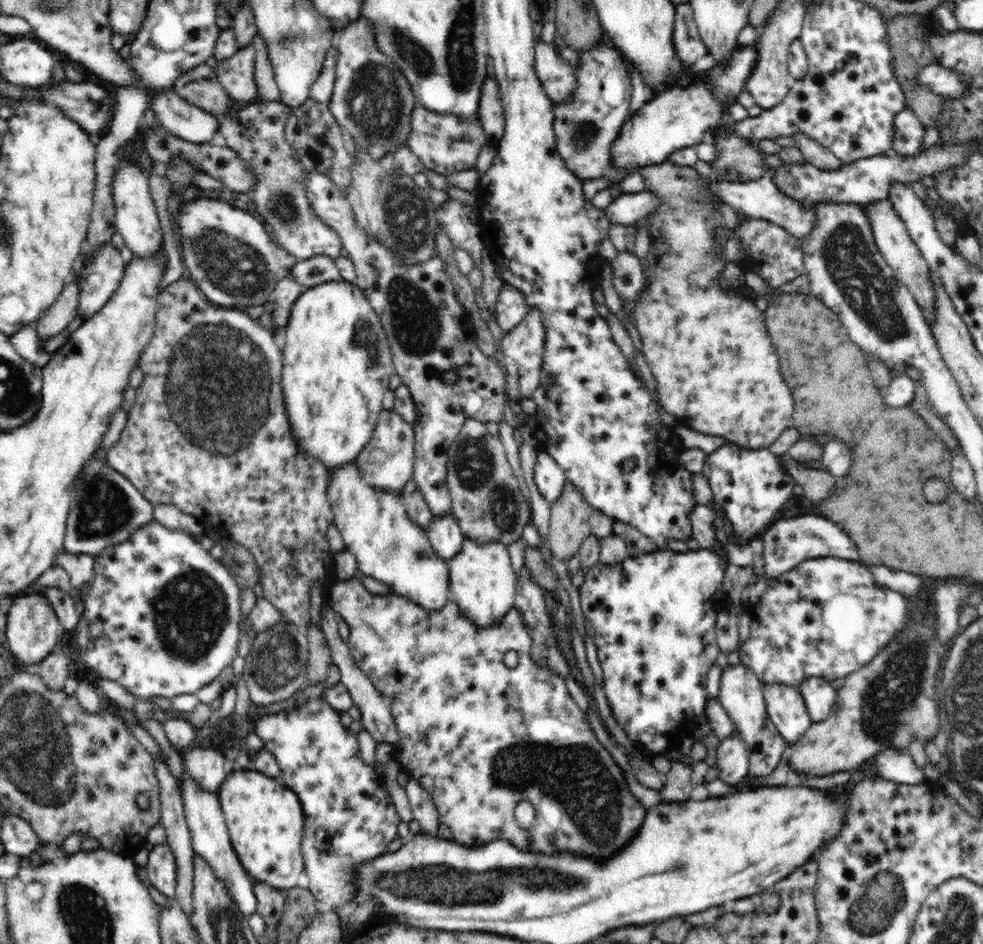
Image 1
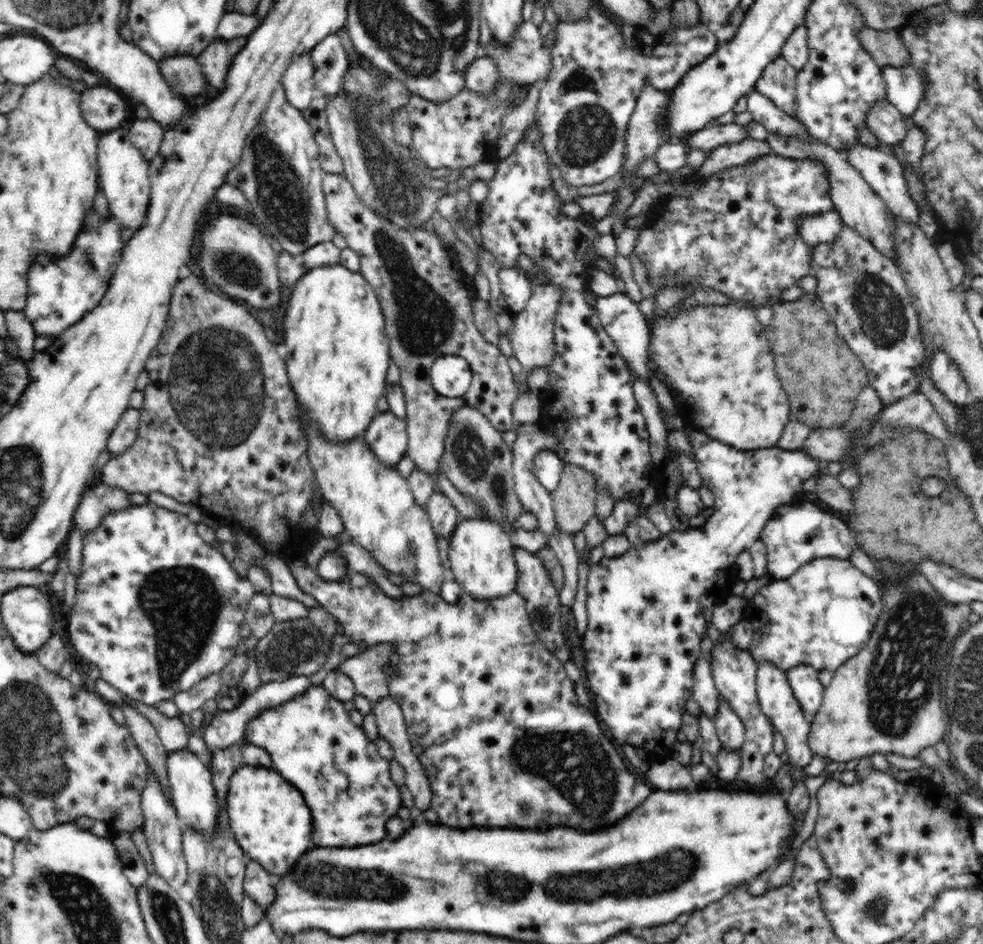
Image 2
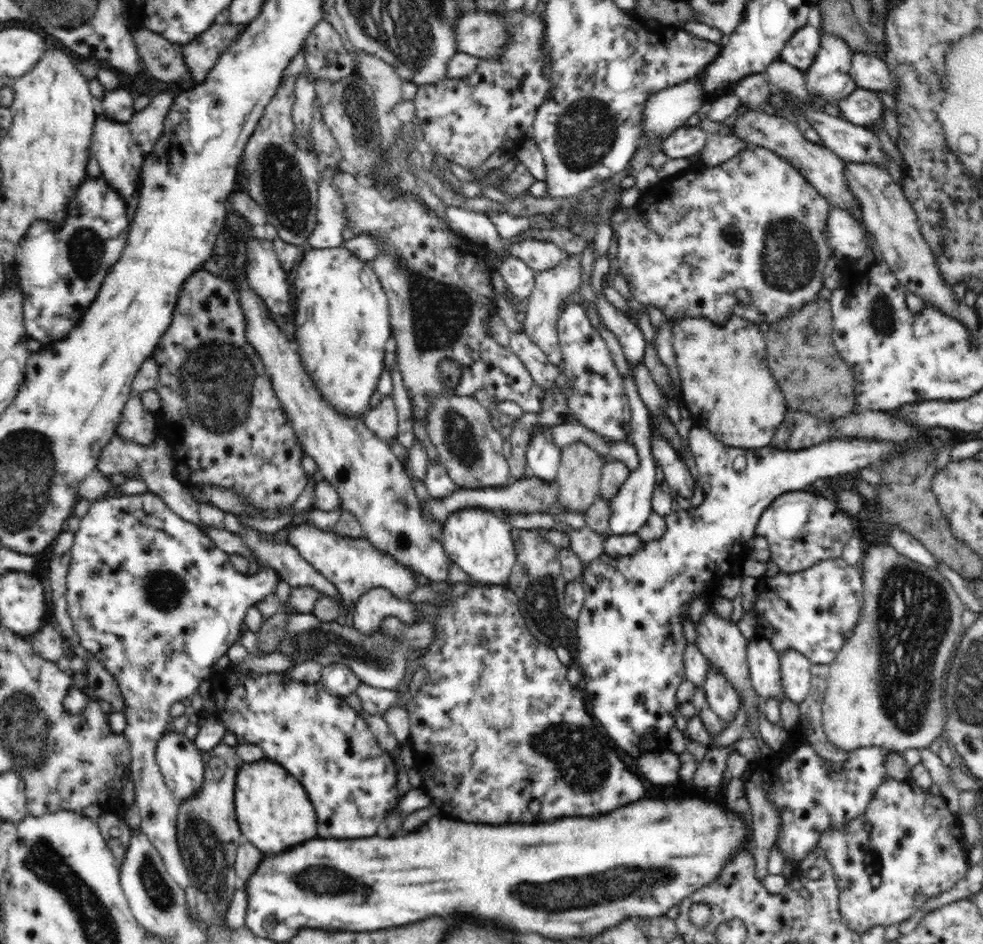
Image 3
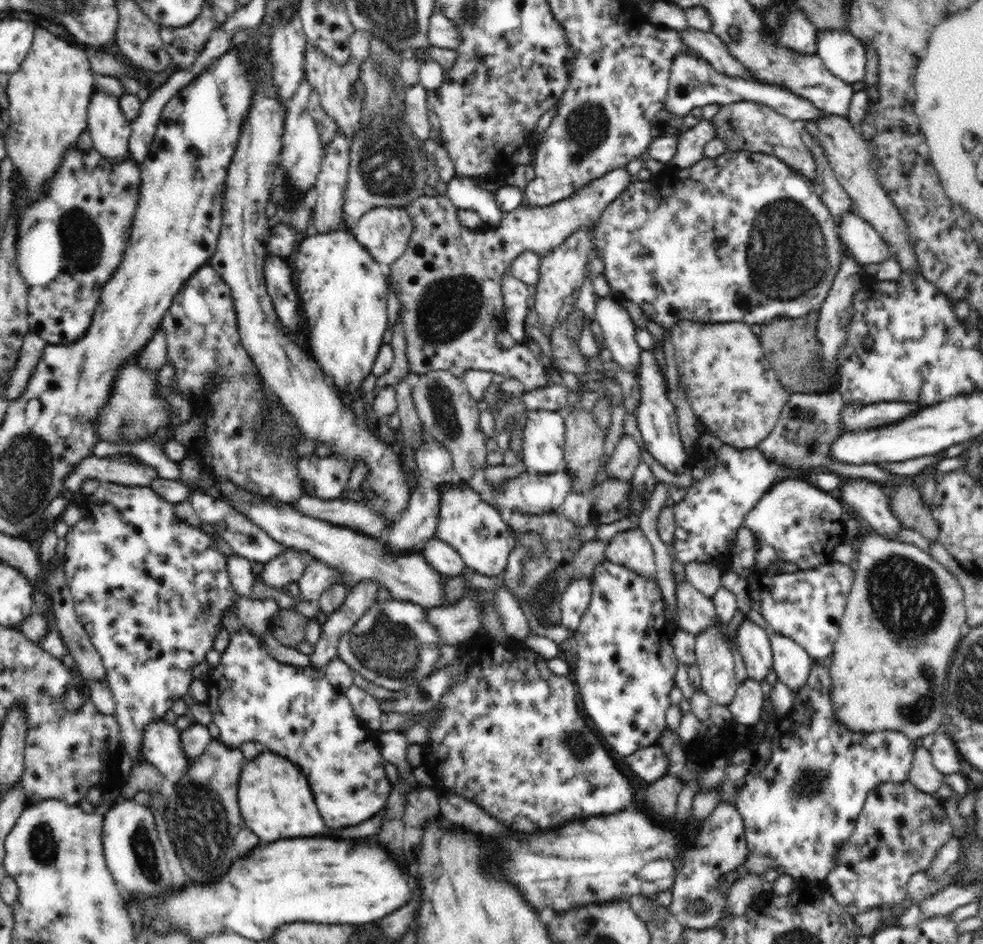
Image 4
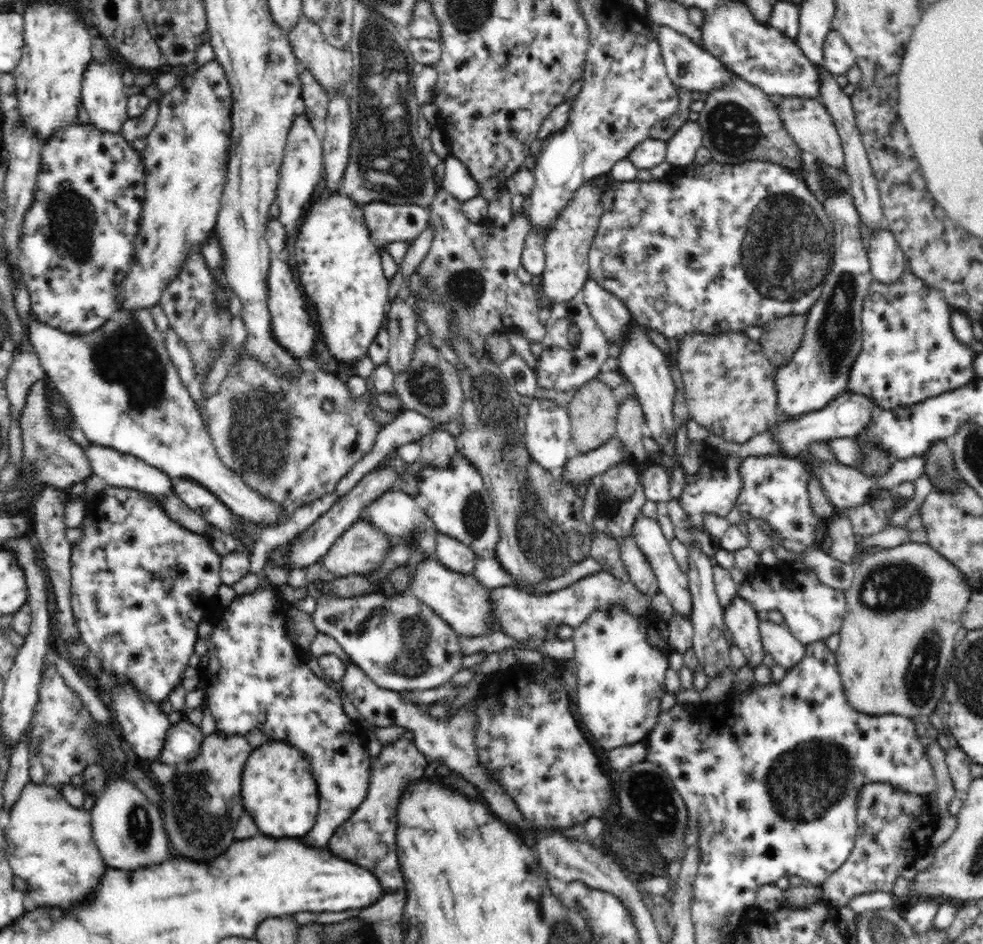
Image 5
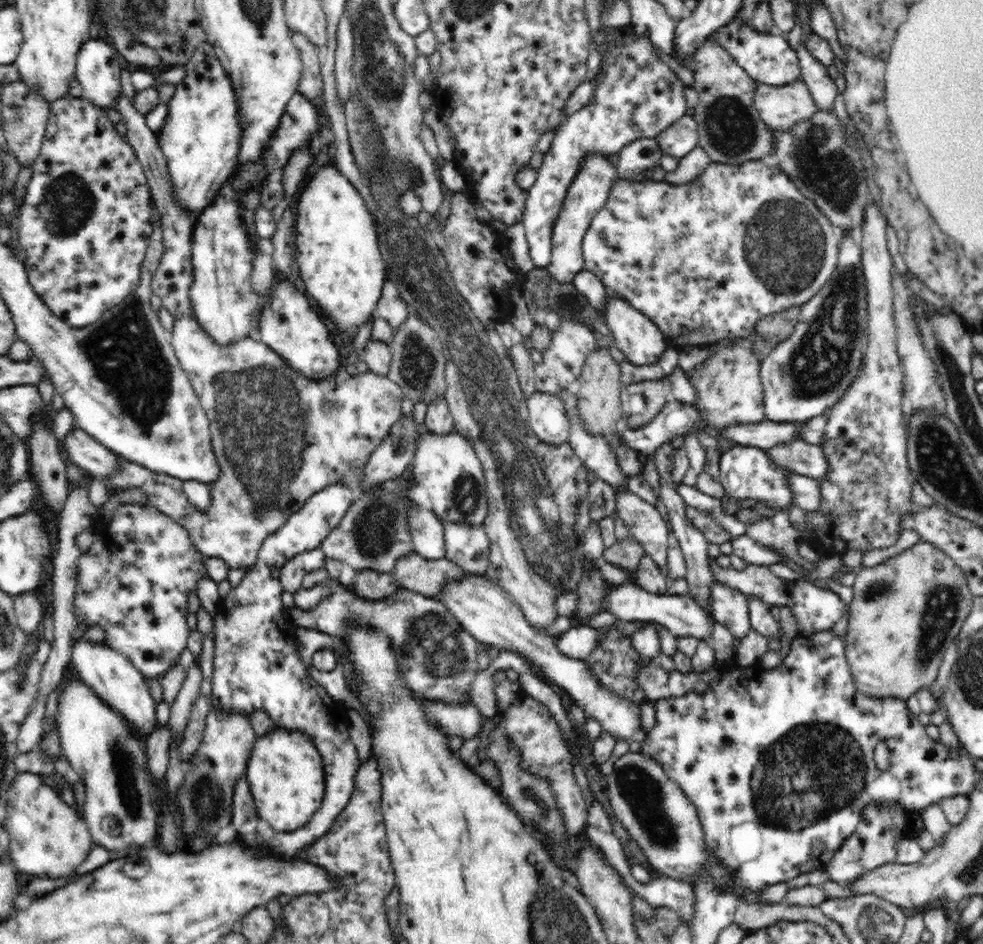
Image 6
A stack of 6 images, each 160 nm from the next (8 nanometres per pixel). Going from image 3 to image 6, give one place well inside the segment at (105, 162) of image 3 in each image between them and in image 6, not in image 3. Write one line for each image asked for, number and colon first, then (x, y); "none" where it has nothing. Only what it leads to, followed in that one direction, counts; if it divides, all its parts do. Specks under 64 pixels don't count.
4: (109, 129)
5: (103, 93)
6: (98, 69)

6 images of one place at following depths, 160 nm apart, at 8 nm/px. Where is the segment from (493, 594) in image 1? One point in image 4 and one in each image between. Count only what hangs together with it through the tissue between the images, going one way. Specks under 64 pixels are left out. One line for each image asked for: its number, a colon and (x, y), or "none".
2: (481, 553)
3: (479, 543)
4: (476, 530)

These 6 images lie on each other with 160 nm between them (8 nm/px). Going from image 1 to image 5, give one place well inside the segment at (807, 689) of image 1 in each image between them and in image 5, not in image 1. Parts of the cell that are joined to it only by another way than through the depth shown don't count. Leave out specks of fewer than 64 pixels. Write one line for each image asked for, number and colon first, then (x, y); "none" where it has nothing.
2: (803, 679)
3: (794, 667)
4: (792, 664)
5: (777, 640)

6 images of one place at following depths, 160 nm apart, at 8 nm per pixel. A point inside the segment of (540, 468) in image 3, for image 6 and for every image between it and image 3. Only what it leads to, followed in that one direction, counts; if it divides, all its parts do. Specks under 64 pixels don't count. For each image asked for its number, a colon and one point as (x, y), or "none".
4: (544, 434)
5: (548, 425)
6: (548, 418)

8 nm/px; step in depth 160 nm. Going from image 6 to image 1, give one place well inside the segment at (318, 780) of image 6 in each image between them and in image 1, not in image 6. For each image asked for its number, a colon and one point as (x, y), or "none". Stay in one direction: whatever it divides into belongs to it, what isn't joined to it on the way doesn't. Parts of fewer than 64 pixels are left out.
1: (265, 821)
2: (268, 817)
3: (273, 810)
4: (276, 802)
5: (280, 794)

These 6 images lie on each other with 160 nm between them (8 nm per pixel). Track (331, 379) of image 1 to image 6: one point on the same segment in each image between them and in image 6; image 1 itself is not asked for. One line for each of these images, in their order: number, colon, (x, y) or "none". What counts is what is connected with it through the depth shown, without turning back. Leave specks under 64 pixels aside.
2: (336, 350)
3: (342, 315)
4: (342, 289)
5: (339, 267)
6: (337, 247)

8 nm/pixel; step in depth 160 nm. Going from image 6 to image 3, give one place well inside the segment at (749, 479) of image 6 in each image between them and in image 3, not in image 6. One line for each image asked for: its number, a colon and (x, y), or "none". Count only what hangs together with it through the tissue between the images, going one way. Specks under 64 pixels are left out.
3: (802, 529)
4: (804, 524)
5: (775, 490)

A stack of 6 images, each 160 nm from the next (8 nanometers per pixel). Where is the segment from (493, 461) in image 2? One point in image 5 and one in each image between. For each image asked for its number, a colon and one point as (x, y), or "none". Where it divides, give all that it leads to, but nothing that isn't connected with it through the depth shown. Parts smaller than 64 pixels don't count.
3: (470, 449)
4: (448, 413)
5: (430, 385)

